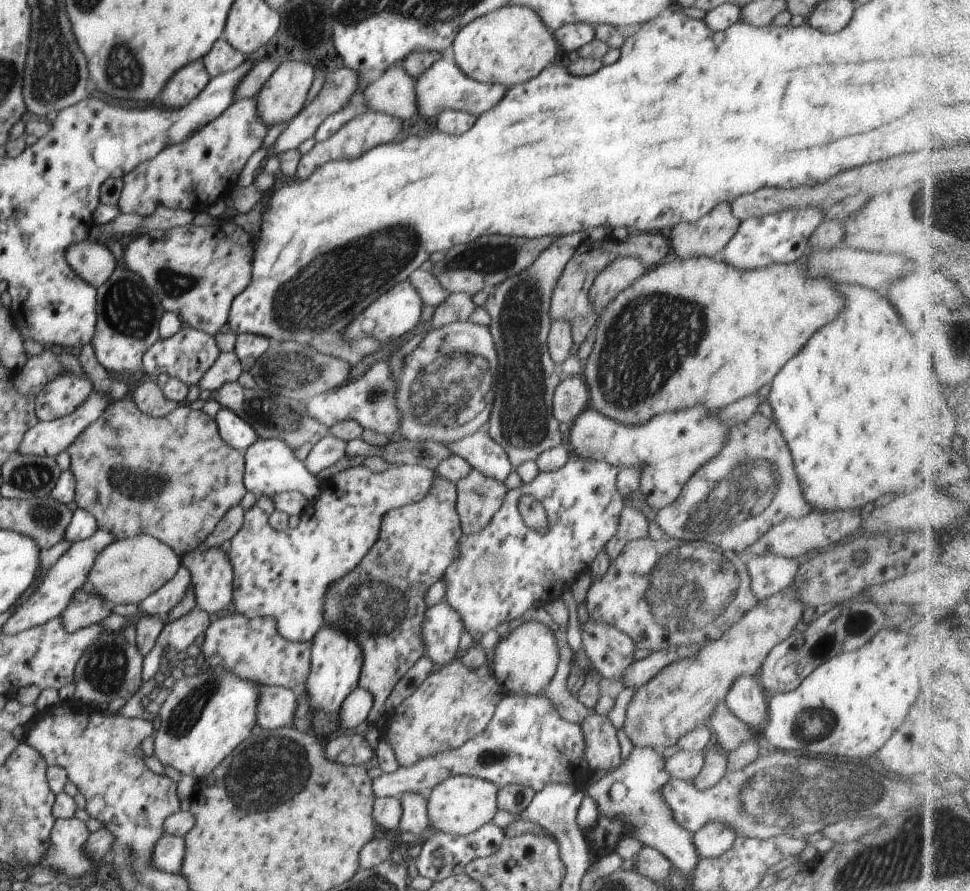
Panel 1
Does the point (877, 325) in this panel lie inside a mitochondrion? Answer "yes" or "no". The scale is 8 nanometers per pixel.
no

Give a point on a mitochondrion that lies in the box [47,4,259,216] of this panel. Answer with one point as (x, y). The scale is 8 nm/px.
(124, 70)

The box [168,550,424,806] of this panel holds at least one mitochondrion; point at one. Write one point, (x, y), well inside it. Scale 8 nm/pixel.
(373, 613)

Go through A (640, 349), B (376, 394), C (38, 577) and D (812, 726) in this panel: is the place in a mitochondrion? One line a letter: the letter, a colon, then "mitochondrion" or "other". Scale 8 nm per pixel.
A: mitochondrion
B: mitochondrion
C: other
D: mitochondrion

